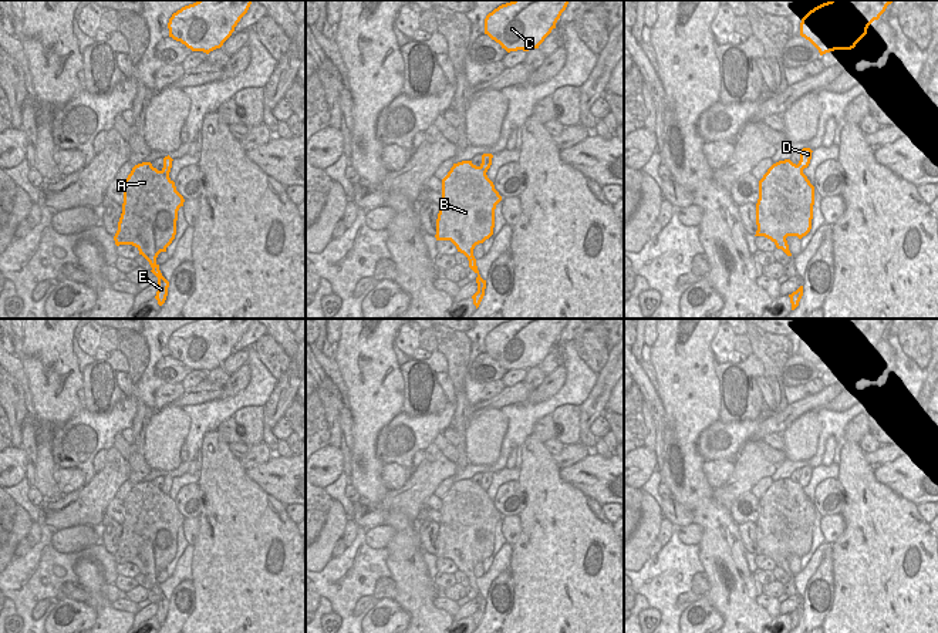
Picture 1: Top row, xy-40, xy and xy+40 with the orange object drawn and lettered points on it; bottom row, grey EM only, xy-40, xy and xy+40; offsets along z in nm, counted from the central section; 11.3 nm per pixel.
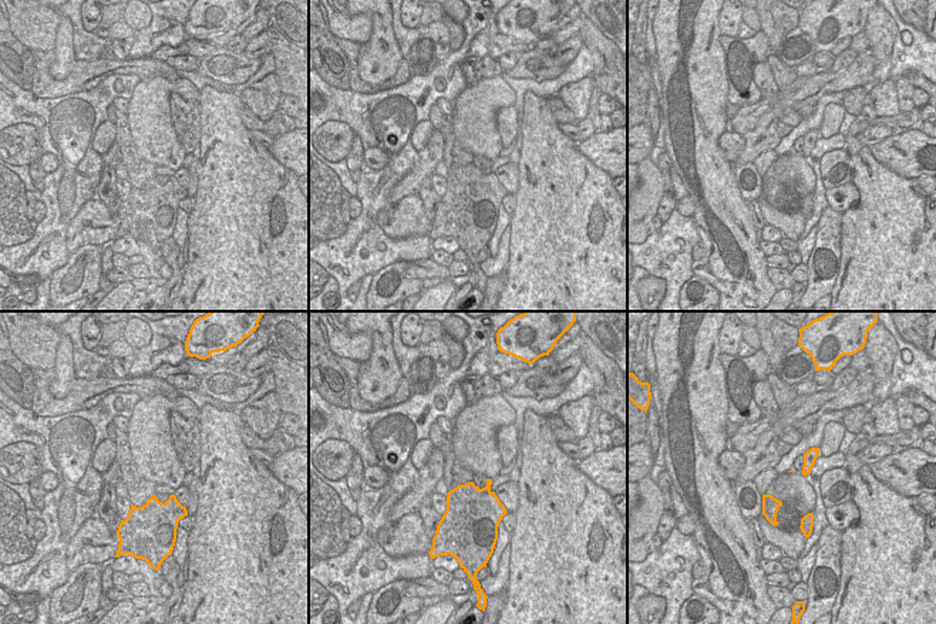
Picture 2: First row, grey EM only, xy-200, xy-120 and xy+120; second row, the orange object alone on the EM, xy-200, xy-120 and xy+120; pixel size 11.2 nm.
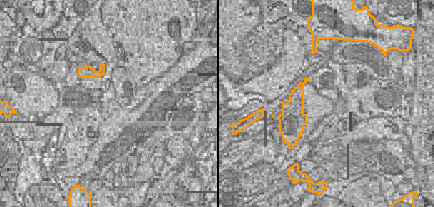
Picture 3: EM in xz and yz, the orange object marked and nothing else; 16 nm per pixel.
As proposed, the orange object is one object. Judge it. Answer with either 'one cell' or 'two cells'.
two cells

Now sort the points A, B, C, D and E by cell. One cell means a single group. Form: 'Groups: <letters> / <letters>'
Groups: A B E / C D.

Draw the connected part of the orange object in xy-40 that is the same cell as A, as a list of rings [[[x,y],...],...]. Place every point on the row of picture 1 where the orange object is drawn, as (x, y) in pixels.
[[[151,162],[135,165],[124,181],[122,213],[114,240],[117,246],[135,246],[149,262],[158,277],[155,299],[159,306],[166,300],[169,282],[162,276],[156,257],[175,239],[178,211],[183,202],[175,182]]]

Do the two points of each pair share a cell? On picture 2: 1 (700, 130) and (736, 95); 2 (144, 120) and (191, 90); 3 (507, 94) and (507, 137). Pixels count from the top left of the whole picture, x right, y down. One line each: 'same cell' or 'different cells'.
1: different cells
2: same cell
3: different cells

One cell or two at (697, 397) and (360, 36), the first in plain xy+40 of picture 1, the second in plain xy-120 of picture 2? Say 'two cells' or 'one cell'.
two cells

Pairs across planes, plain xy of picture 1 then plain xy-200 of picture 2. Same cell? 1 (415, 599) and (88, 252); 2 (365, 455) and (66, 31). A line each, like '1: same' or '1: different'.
1: different
2: same

